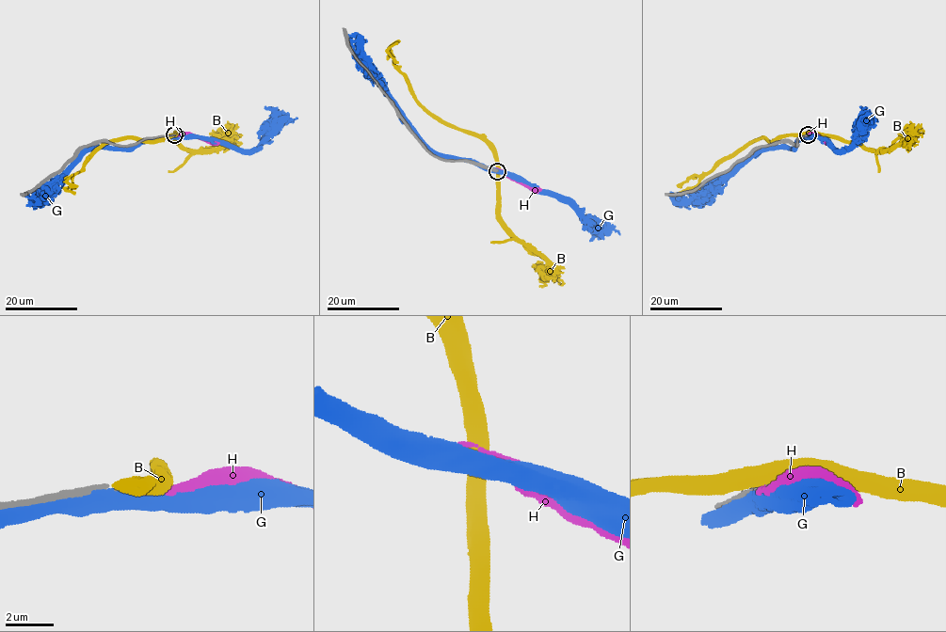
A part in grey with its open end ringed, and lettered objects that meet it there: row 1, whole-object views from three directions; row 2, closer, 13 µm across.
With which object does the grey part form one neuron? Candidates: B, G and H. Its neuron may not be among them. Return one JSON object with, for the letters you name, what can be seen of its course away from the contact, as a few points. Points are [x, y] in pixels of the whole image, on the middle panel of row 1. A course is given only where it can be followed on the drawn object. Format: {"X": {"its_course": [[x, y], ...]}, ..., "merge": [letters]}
{"merge": []}

